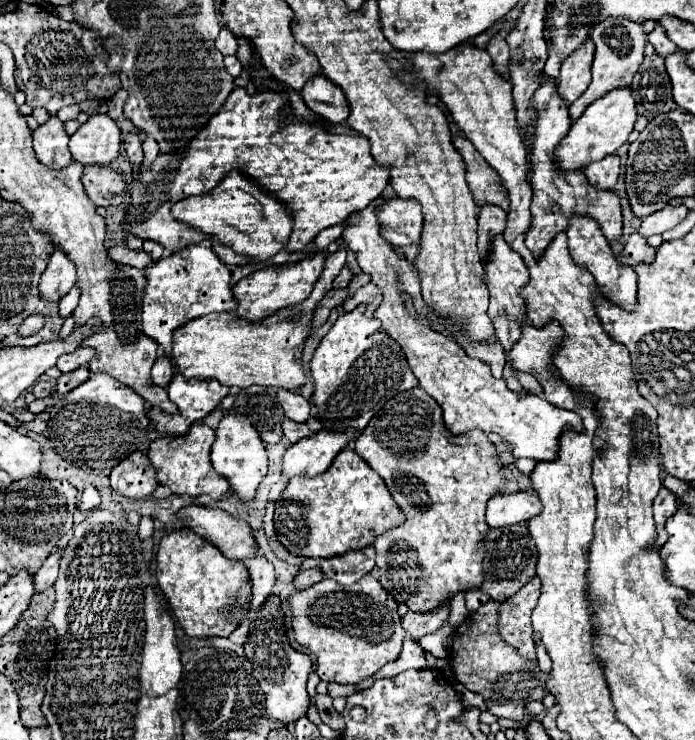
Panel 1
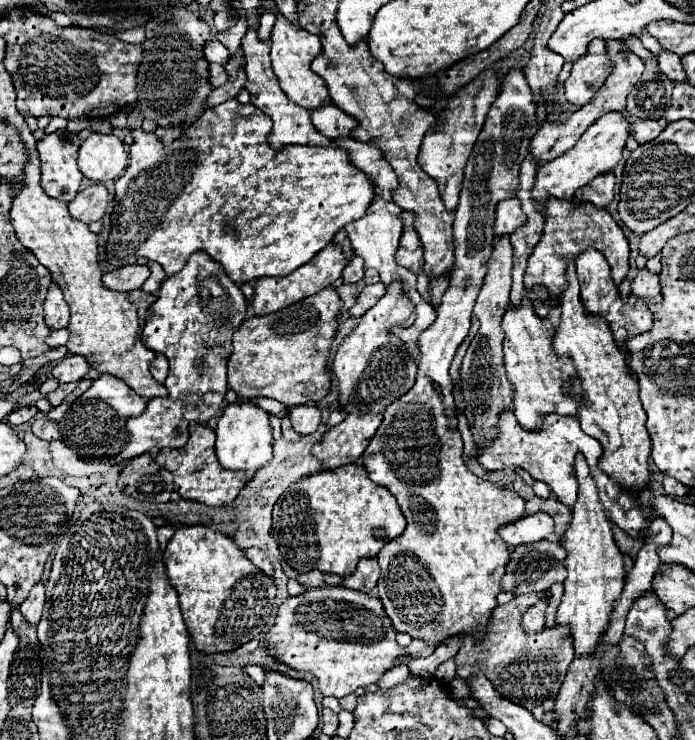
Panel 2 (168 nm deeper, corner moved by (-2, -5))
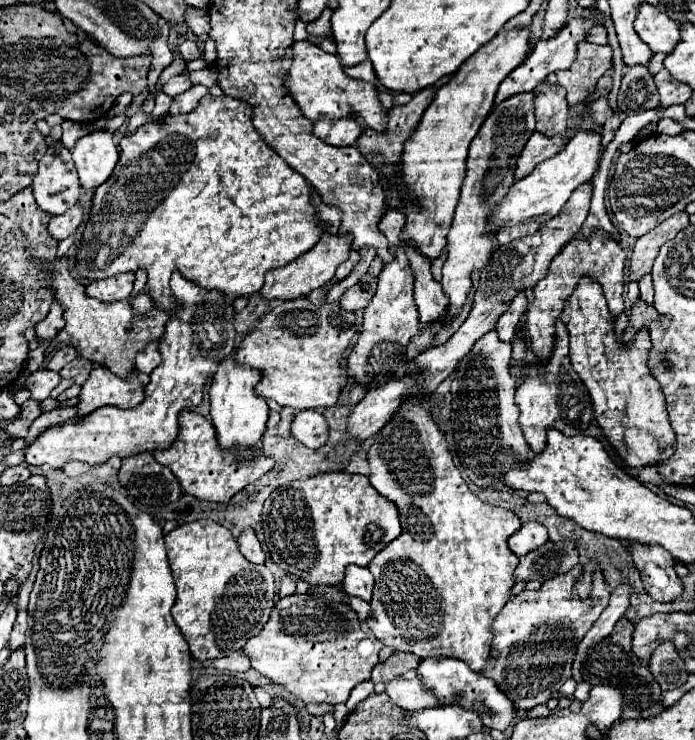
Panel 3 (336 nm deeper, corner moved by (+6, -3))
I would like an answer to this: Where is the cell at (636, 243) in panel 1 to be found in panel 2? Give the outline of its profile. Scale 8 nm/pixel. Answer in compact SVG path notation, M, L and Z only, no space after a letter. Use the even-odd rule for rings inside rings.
M643 269L643 271L637 271L637 277L631 281L631 293L639 299L643 299L645 303L651 301L651 299L657 299L659 293L661 293L661 287L659 287L659 275Z

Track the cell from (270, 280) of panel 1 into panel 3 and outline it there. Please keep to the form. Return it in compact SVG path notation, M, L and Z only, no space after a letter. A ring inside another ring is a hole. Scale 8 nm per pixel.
M327 231L323 233L323 237L319 239L319 243L307 251L305 255L301 255L299 259L291 261L289 265L285 265L283 269L271 269L265 275L265 285L261 287L259 295L265 301L273 301L273 299L297 299L297 297L305 297L309 295L313 289L323 287L327 281L333 279L335 269L349 257L351 251L351 239L347 239L345 235L329 235Z

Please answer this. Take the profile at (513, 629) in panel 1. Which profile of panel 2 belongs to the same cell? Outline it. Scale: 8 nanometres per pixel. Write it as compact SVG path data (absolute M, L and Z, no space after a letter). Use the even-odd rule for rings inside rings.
M537 601L523 615L523 627L527 633L535 633L535 631L541 631L545 627L545 609L547 609L547 601Z

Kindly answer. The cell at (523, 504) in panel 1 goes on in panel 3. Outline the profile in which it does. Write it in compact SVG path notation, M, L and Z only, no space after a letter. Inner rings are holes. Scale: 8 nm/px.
M527 521L521 525L519 531L515 531L509 537L509 549L517 557L521 557L521 555L527 555L527 551L541 547L545 541L547 541L547 529L537 521Z

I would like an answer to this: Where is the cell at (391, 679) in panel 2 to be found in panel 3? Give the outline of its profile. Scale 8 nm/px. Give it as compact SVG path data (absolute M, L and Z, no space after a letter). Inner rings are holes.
M371 681L359 683L359 685L351 691L351 695L349 695L349 699L347 699L347 709L349 709L349 711L353 711L353 709L355 709L355 705L357 705L359 701L363 701L369 693L373 693L373 689L375 689L375 683L371 683Z

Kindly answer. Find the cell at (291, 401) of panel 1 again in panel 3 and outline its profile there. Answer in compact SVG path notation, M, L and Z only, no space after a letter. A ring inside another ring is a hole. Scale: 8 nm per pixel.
M315 409L299 411L295 415L295 419L291 421L291 433L303 445L317 449L327 441L327 423L325 423L323 415Z

